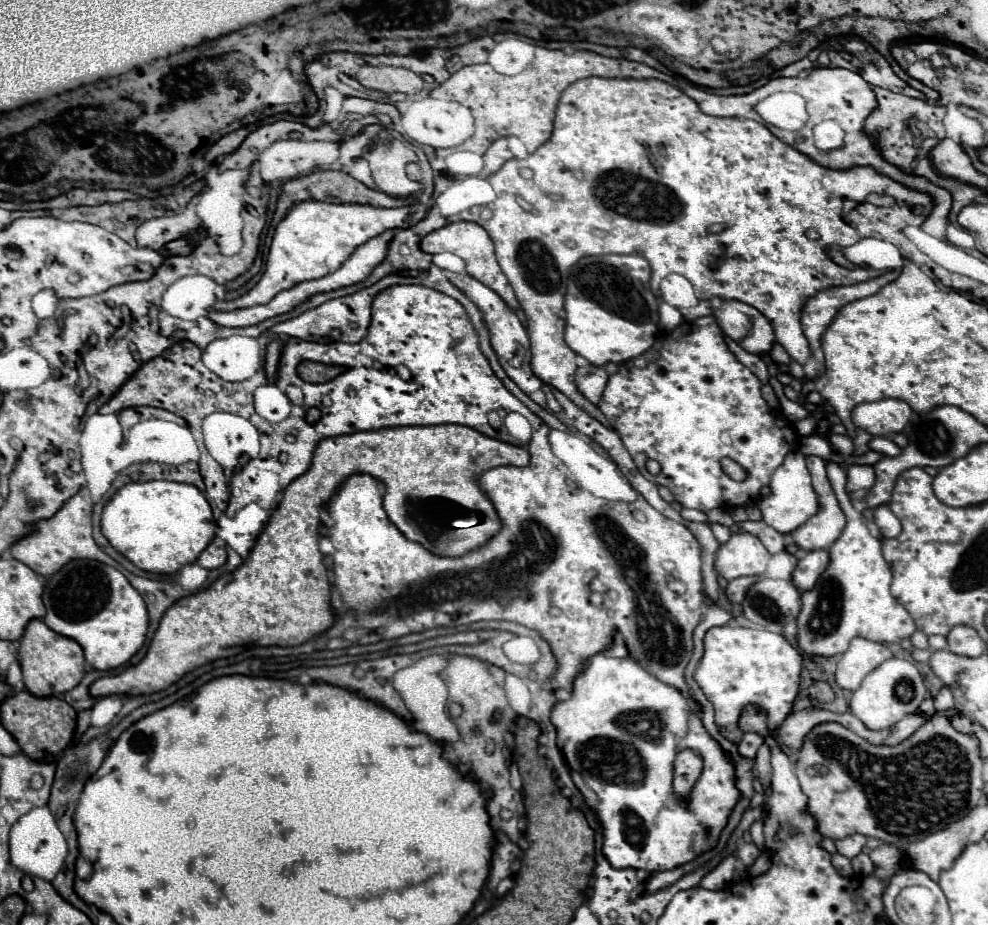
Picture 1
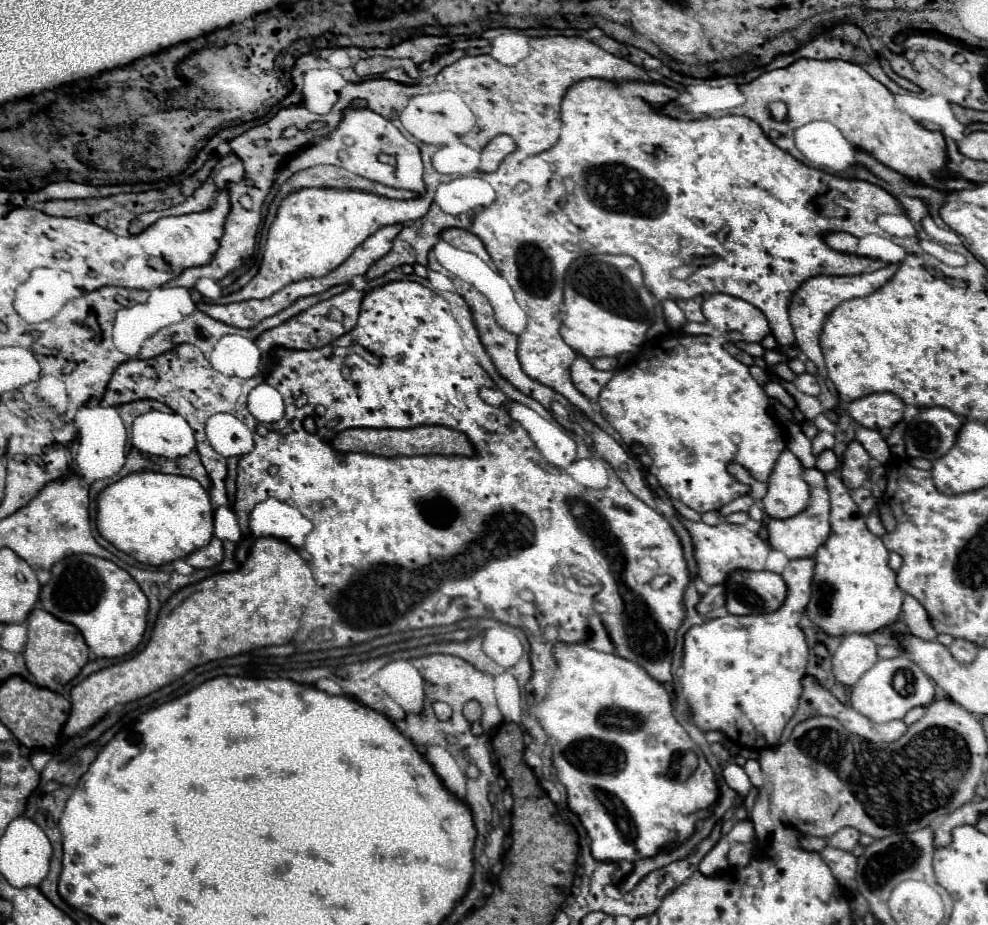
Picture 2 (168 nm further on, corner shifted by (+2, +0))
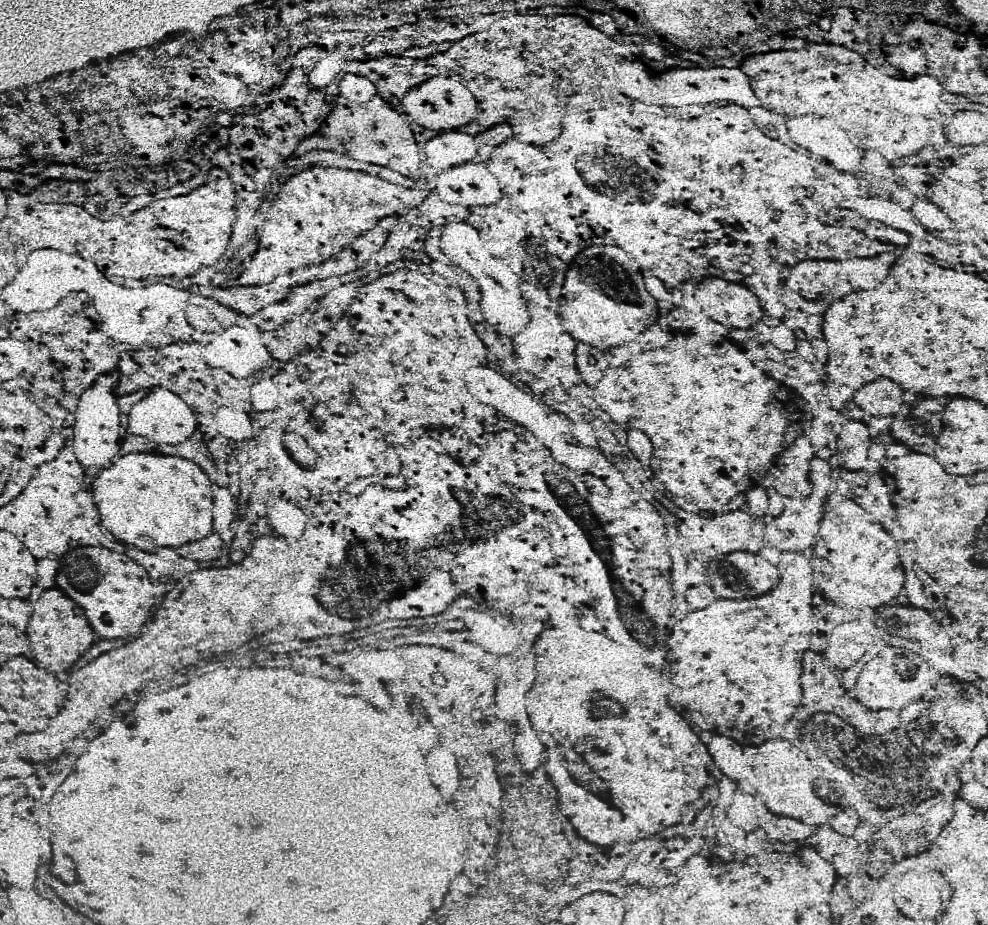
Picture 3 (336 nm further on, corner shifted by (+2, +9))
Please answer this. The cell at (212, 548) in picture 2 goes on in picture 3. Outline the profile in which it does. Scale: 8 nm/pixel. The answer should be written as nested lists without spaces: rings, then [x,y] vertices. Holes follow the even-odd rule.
[[[210,533],[204,539],[174,547],[174,553],[178,557],[186,557],[186,559],[194,559],[194,561],[214,561],[214,559],[222,557],[222,541],[216,533]]]

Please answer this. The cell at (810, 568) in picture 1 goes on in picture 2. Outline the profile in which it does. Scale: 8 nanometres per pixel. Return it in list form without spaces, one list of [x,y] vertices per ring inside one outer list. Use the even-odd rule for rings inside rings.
[[[814,558],[790,560],[782,572],[782,578],[788,586],[786,602],[780,610],[760,616],[724,616],[708,620],[700,626],[692,626],[684,636],[684,674],[680,678],[684,686],[684,696],[692,708],[694,722],[700,730],[722,730],[728,740],[736,742],[740,748],[764,750],[778,744],[780,734],[786,722],[798,708],[800,698],[800,680],[806,674],[808,646],[804,632],[798,628],[798,620],[804,614],[804,608],[810,600],[810,586],[814,576]]]

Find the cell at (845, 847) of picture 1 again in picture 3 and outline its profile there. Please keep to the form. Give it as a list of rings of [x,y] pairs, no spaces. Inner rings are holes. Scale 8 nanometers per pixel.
[[[850,809],[840,811],[840,813],[830,821],[830,827],[832,827],[836,833],[844,835],[844,837],[852,837],[852,833],[854,833],[854,829],[856,829],[858,825],[860,825],[860,819],[858,819],[858,815],[856,815],[854,811],[850,811]]]

